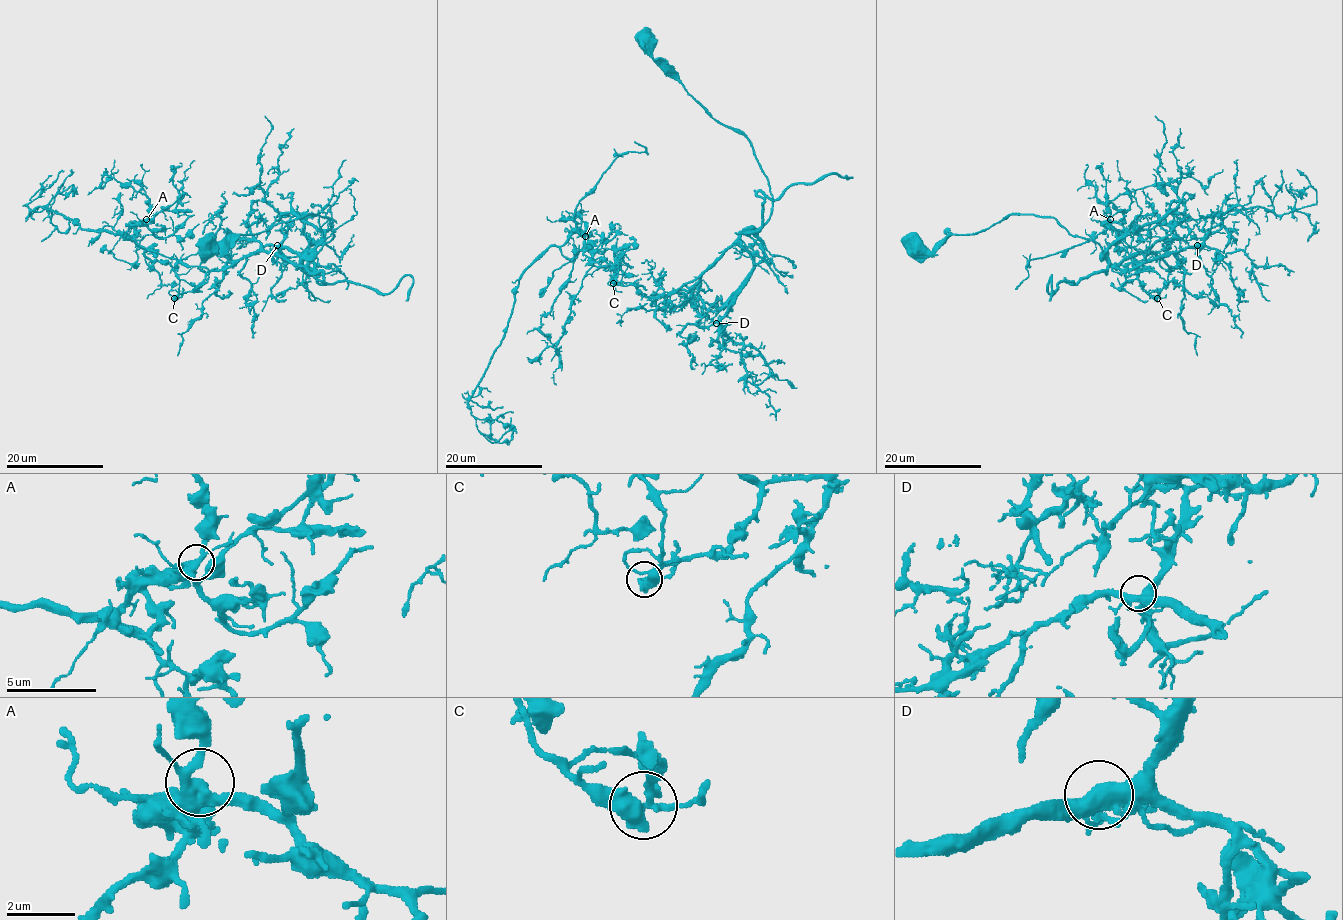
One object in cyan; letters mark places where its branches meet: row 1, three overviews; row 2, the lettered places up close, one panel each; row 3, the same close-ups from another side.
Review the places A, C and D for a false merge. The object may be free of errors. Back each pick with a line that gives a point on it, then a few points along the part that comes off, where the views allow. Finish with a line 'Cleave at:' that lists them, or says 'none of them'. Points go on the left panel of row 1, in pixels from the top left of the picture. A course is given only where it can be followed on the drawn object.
C: place (174, 298); course (174, 298), (178, 275), (132, 239), (85, 230), (42, 207), (29, 214), (52, 203), (71, 169)
Cleave at: C

